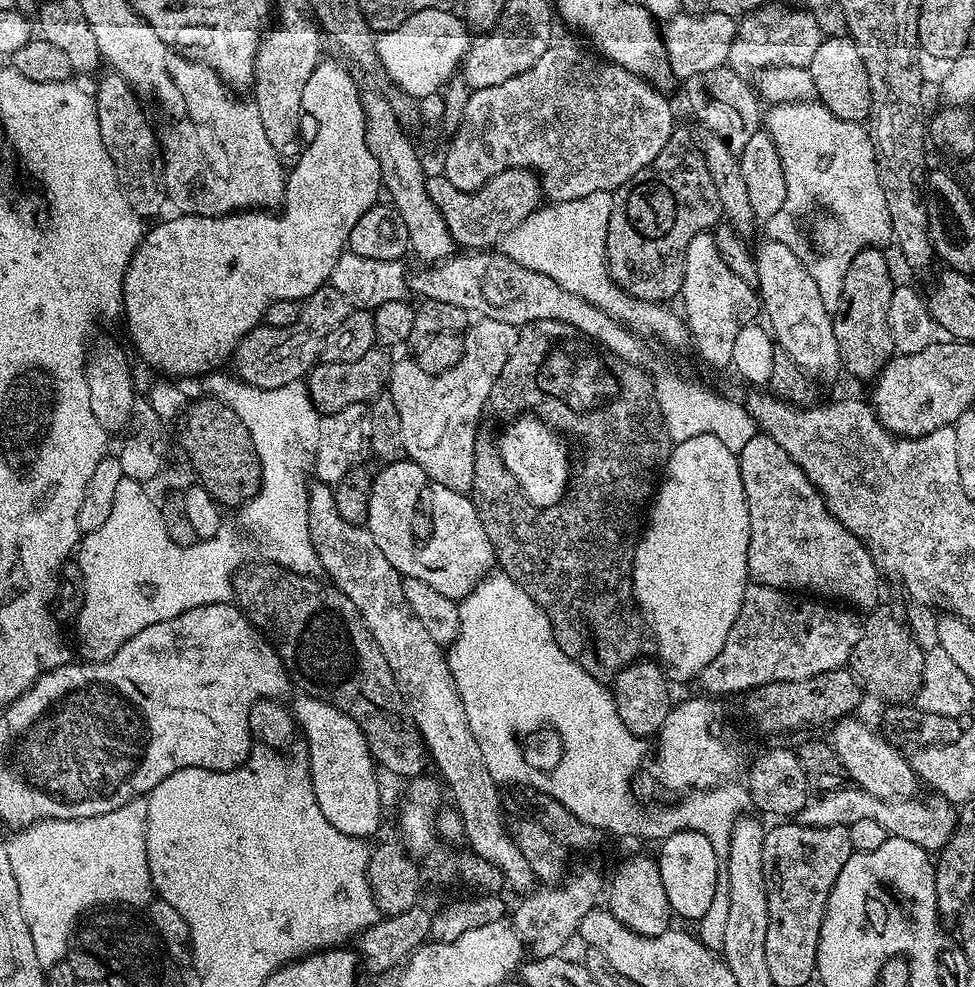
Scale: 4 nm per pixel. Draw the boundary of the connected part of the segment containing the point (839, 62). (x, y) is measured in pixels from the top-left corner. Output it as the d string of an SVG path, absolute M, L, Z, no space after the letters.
M832 34L824 38L807 70L814 78L816 96L819 101L835 116L857 122L869 119L872 110L870 78L866 72L862 54L851 38L845 38L840 34Z

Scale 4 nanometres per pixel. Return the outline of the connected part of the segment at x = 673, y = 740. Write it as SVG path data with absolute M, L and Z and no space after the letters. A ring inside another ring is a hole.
M692 696L673 703L666 722L662 722L656 744L656 776L664 788L675 794L715 788L725 783L740 768L740 740L728 725L728 716L719 699Z

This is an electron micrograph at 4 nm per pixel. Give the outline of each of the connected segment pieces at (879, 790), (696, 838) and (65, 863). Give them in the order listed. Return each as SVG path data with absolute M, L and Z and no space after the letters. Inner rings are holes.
M857 718L835 721L836 728L830 735L830 743L837 758L842 762L847 779L853 785L883 800L903 800L917 795L918 777L909 757L904 756L892 744L887 744L872 728L867 728Z
M689 828L667 833L663 838L658 863L662 886L666 886L672 911L679 919L681 916L684 920L699 922L716 897L716 886L722 876L721 857L716 855L714 846L710 846L710 838L706 838L706 834L698 834Z
M137 798L118 810L94 818L37 820L7 837L10 870L14 870L14 882L18 882L22 914L28 923L30 938L34 938L34 954L41 968L47 970L67 957L73 927L89 908L105 902L119 902L140 910L153 899L154 889L146 858L147 817L147 799Z

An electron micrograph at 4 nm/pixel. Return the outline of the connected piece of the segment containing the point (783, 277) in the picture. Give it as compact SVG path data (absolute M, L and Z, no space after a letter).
M771 238L765 241L754 252L756 288L779 351L785 352L803 372L813 378L832 376L836 371L839 373L842 365L838 342L834 338L832 315L822 300L817 282L788 246Z

